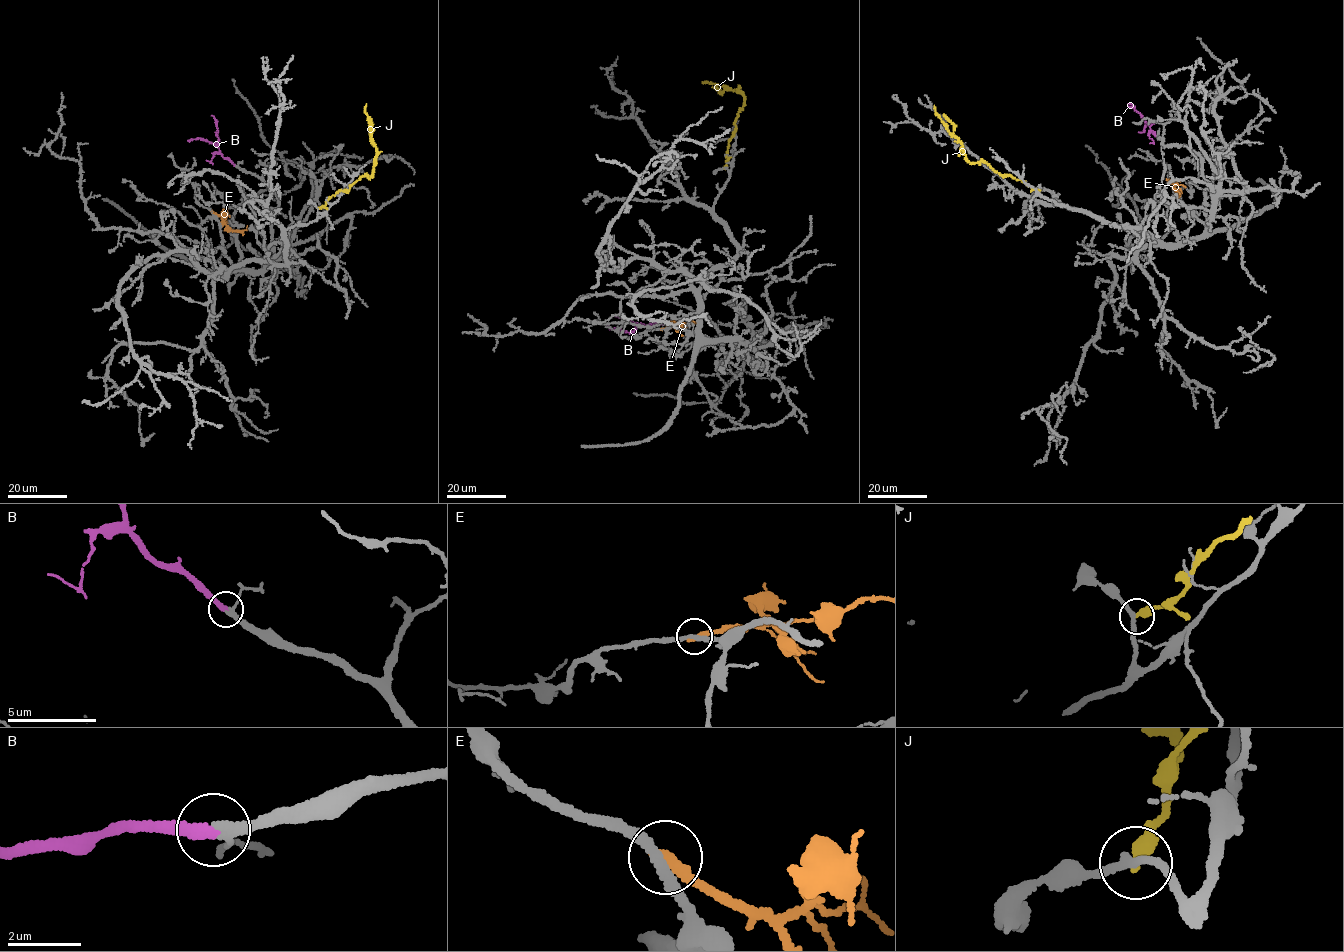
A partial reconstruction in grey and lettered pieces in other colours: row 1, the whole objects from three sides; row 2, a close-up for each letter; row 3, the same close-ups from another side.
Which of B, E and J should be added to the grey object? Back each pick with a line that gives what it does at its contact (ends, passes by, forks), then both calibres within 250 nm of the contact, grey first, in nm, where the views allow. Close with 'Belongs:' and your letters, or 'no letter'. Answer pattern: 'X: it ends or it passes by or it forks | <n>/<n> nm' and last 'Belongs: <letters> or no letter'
B: it ends | 200/240 nm
Belongs: B

